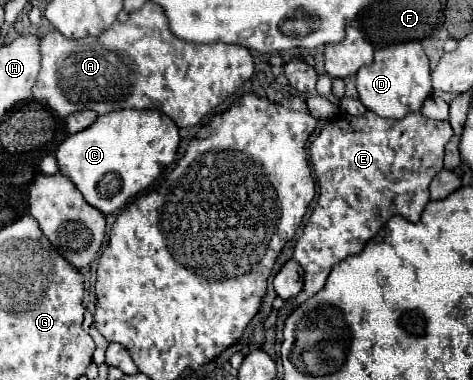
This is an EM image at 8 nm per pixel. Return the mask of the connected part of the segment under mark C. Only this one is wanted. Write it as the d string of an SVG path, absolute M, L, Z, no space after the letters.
M110 111L100 115L88 129L66 137L56 149L56 161L60 173L76 185L84 199L110 215L160 177L162 169L176 159L178 143L178 127L160 111Z

